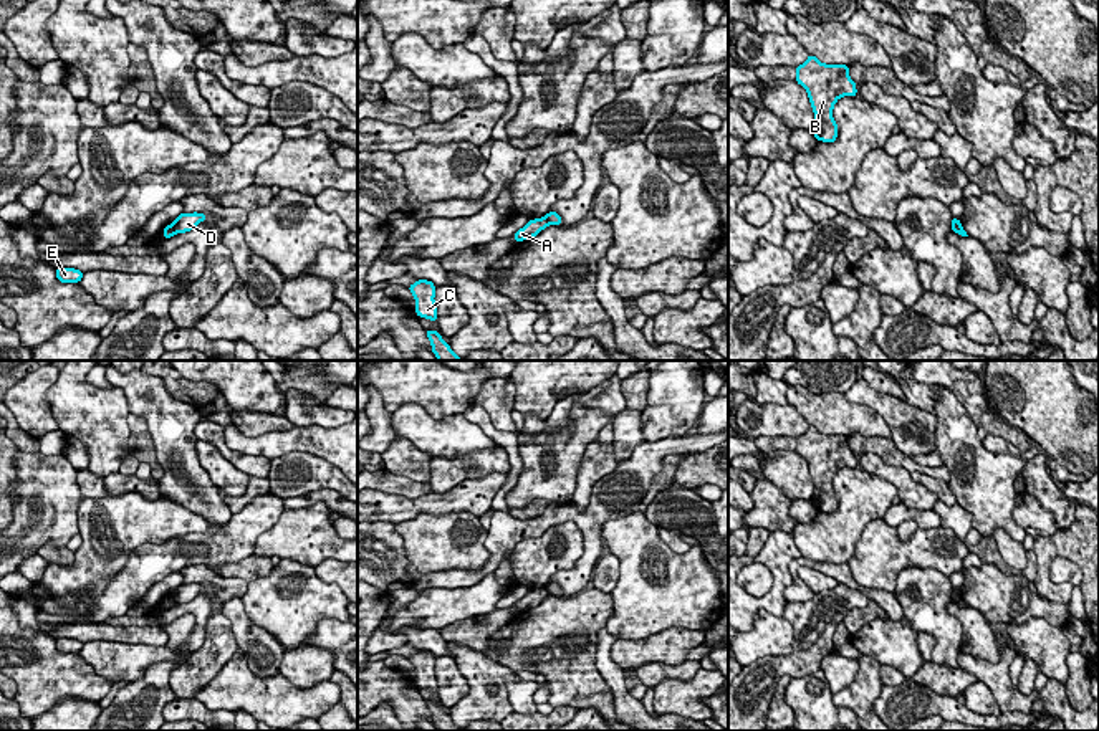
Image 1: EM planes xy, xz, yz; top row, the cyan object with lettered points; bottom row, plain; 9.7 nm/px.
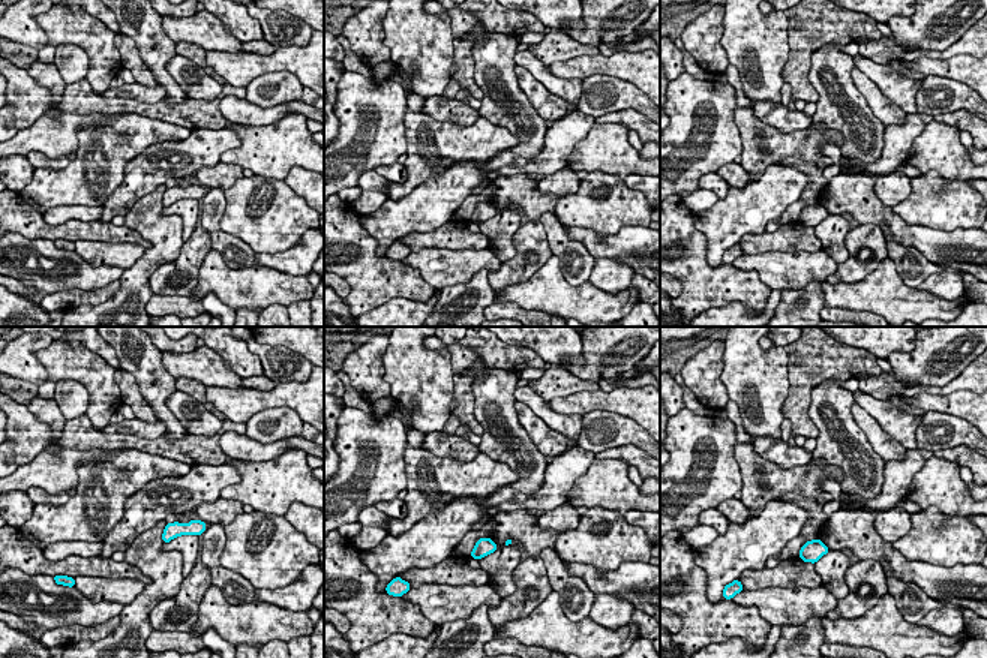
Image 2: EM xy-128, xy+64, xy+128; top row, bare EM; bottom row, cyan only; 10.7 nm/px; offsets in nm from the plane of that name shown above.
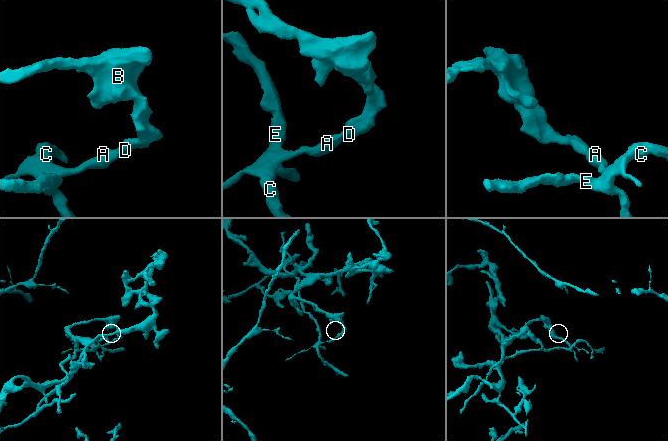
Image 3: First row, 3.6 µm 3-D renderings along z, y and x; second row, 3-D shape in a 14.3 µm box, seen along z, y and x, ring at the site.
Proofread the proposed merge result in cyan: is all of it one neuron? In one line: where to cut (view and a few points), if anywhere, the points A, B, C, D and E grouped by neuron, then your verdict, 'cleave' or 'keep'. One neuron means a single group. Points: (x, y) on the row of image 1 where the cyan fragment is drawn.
xz (543, 217), (550, 224) | A C E / B D | cleave

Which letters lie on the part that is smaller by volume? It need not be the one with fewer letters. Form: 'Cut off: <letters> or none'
Cut off: A, C, E

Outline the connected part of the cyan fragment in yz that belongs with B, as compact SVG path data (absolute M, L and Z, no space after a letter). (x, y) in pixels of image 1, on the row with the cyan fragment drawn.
M816 56L796 66L796 83L808 91L814 122L811 132L818 141L834 142L837 139L837 124L833 117L833 108L842 96L857 94L856 83L849 78L849 66L824 64Z

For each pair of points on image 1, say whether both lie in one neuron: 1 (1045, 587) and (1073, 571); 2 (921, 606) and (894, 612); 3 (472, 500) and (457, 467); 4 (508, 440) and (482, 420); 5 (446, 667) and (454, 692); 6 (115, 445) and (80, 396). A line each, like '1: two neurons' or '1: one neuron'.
1: two neurons
2: two neurons
3: two neurons
4: one neuron
5: one neuron
6: one neuron

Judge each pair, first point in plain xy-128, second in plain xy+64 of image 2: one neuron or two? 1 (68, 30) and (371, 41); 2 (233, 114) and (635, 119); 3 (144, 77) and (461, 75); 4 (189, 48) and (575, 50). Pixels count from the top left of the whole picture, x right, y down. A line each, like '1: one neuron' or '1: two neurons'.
1: two neurons
2: one neuron
3: one neuron
4: two neurons

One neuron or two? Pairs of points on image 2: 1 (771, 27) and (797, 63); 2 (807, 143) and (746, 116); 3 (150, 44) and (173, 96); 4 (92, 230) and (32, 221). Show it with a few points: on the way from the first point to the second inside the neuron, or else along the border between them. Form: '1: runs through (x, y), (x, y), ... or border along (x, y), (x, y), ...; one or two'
1: border along (788, 15), (788, 60), (782, 72), (783, 81); two
2: runs through (792, 143), (774, 143), (761, 131); one
3: runs through (156, 57), (158, 69), (168, 83); one
4: runs through (77, 230), (47, 231); one

